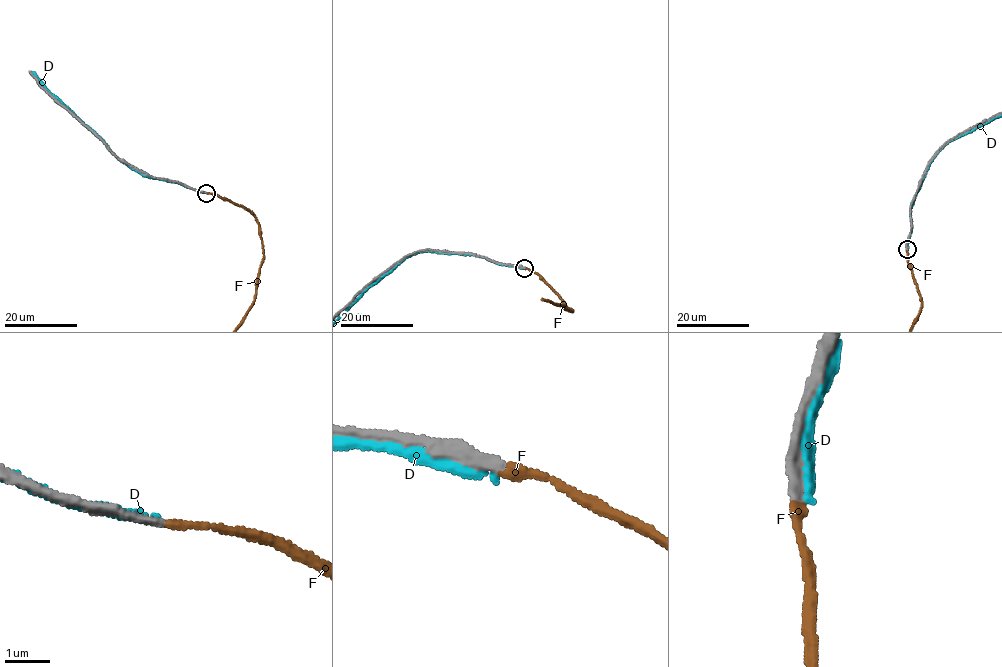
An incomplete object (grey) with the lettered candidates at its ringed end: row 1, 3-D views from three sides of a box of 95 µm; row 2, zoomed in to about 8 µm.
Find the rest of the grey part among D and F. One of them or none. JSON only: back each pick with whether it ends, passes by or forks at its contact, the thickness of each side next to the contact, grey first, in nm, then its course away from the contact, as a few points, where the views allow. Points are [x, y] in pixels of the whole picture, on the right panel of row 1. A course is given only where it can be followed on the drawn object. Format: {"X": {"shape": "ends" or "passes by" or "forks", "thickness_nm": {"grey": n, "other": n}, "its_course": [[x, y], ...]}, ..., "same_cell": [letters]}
{"F": {"shape": "ends", "thickness_nm": {"grey": 240, "other": 180}}, "same_cell": ["F"]}

